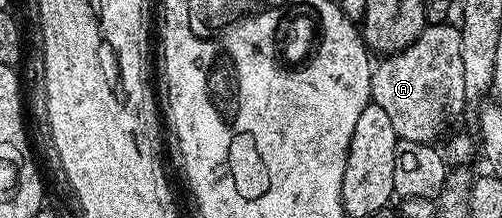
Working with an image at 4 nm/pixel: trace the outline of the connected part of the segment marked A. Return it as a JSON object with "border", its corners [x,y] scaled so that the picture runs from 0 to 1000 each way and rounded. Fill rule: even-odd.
{"border":[[[851,110],[809,225],[763,257],[737,344],[743,477],[765,491],[789,619],[805,647],[871,651],[873,624],[928,500],[924,303],[916,252],[918,128],[910,110]]]}

